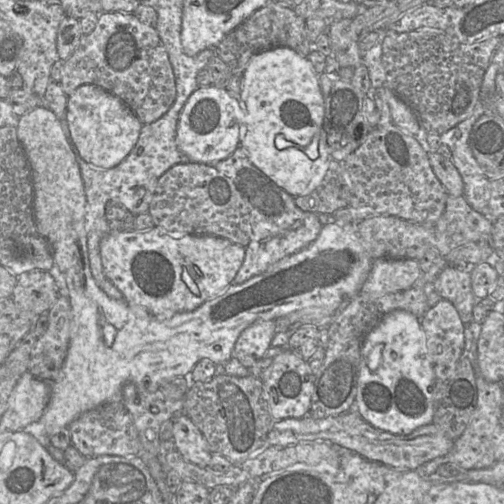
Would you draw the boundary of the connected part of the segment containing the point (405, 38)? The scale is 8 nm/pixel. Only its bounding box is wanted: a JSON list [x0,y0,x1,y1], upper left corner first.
[382,27,500,134]

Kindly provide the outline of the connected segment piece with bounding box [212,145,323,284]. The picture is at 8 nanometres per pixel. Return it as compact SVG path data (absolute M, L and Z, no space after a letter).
M240 145L229 157L212 165L234 182L250 211L250 242L245 247L243 263L232 284L242 284L264 273L272 265L307 247L318 237L323 226L318 214L298 208L294 197L254 166Z

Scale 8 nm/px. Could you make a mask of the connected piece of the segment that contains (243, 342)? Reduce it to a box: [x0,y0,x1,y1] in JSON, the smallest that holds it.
[233,320,275,368]

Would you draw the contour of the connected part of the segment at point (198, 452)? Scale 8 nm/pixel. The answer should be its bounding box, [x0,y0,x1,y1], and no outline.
[172,413,211,468]

